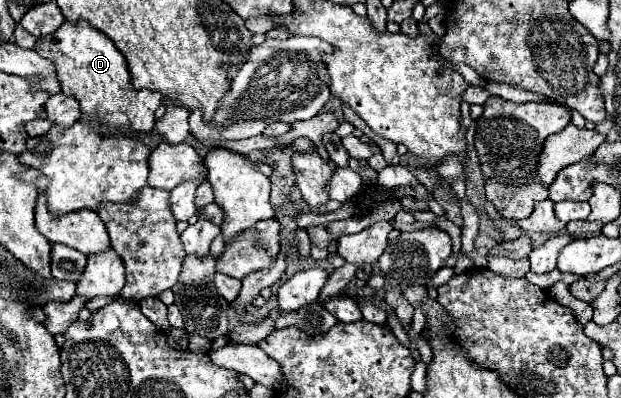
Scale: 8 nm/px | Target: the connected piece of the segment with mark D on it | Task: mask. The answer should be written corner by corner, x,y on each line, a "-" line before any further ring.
77,20
75,24
63,22
53,34
37,40
35,52
53,64
61,92
77,98
83,114
89,114
111,128
131,128
137,132
153,130
155,110
159,108
163,94
135,90
125,56
87,20

